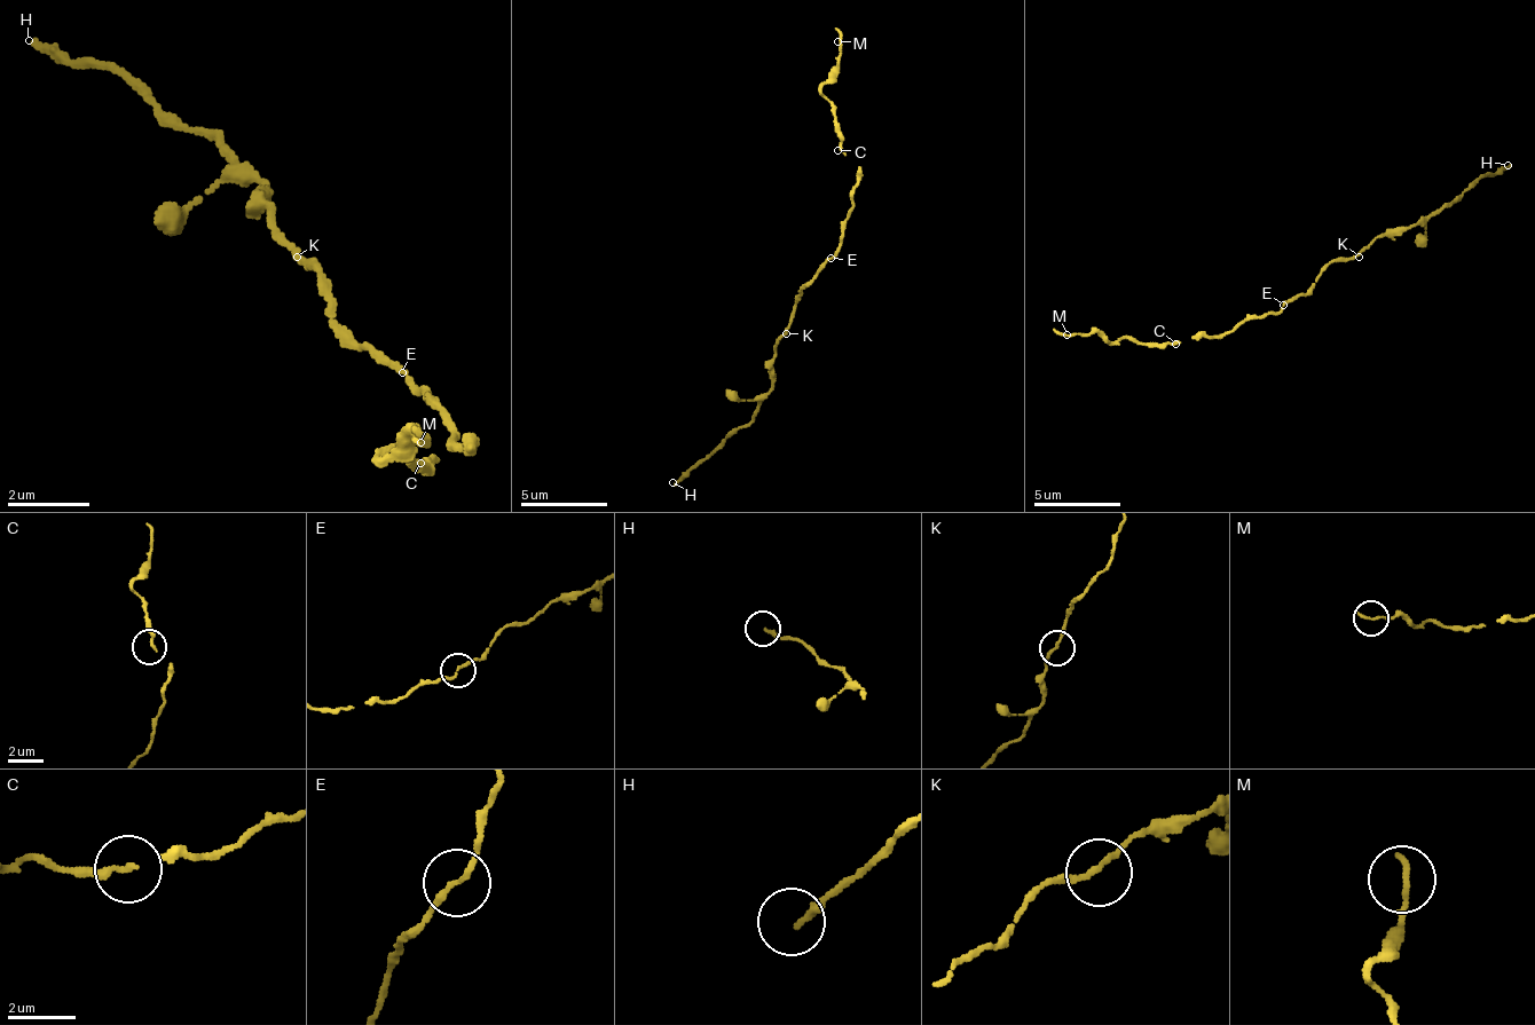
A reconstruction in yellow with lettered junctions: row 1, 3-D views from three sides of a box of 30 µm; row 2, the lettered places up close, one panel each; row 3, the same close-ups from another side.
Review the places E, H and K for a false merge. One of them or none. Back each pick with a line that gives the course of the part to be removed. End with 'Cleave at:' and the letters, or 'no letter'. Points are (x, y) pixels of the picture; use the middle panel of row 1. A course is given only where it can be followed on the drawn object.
Cleave at: no letter

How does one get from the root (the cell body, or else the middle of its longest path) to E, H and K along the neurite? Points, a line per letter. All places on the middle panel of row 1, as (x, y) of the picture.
E: (812, 281), (829, 259)
H: (812, 281), (794, 307), (790, 329), (777, 343), (772, 386), (755, 417), (746, 425), (738, 425), (672, 482)
K: (812, 281), (799, 299), (786, 333)

